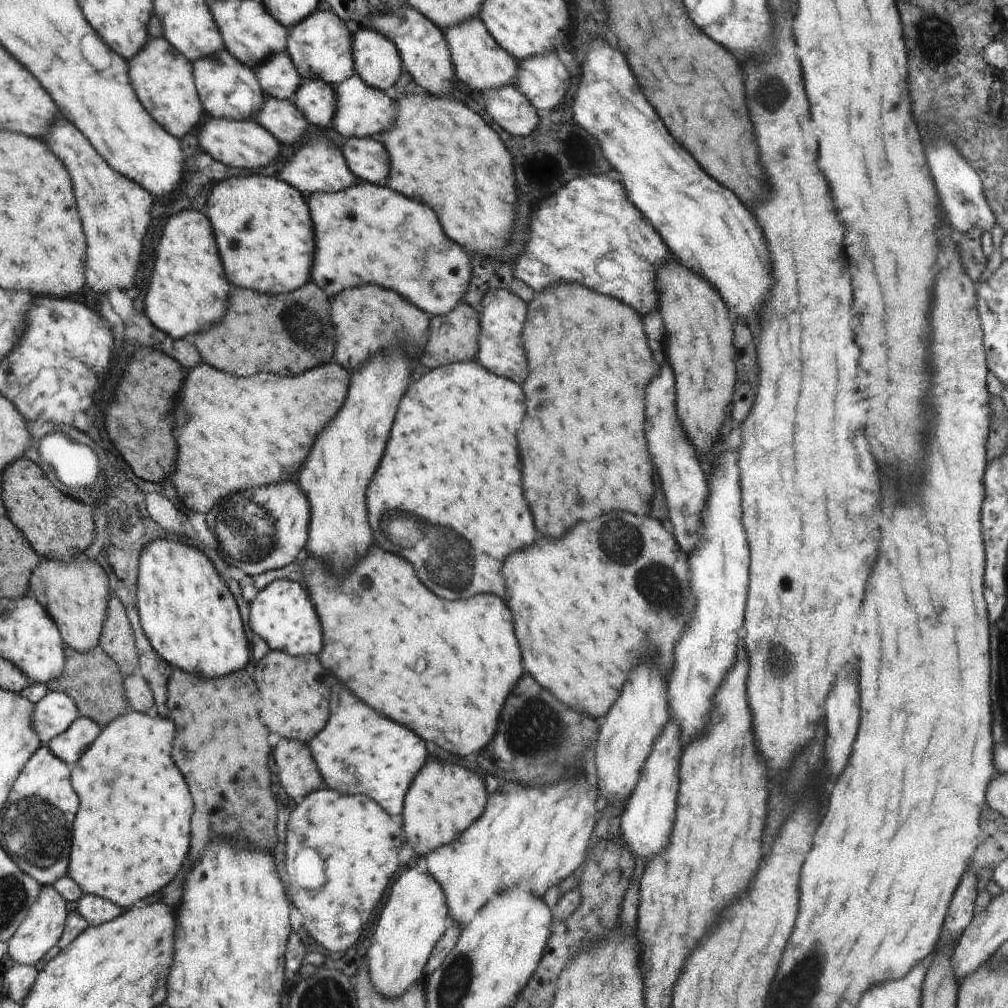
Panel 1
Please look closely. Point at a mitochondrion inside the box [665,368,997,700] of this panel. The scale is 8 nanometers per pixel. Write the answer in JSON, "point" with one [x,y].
{"point":[788,664]}

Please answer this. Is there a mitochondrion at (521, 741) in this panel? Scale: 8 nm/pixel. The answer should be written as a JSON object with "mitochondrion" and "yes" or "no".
{"mitochondrion":"yes"}

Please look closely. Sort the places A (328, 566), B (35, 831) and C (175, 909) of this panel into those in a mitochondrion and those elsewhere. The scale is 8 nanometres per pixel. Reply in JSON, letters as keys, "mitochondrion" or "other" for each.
{"A":"other","B":"mitochondrion","C":"other"}

